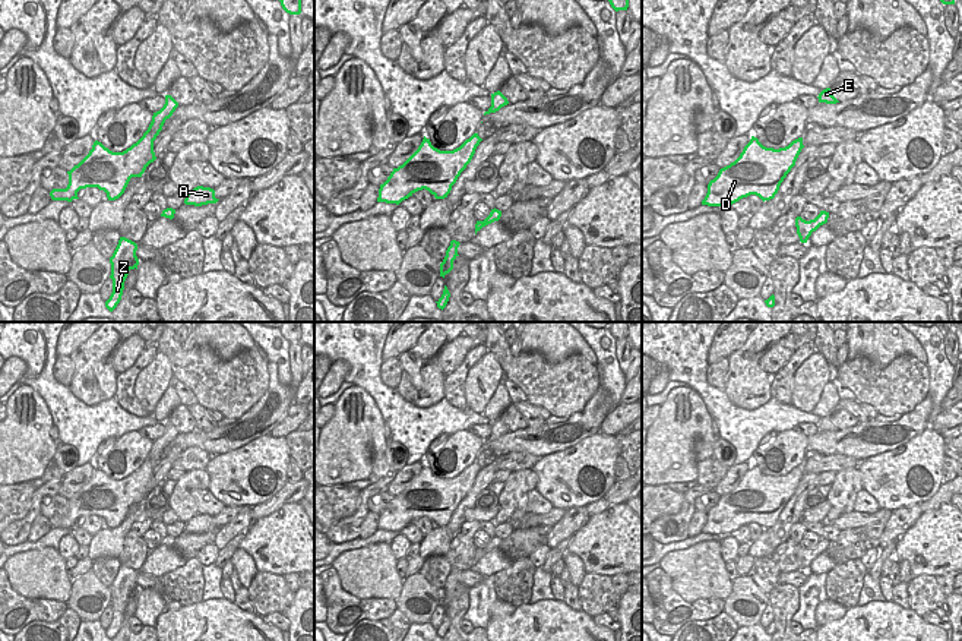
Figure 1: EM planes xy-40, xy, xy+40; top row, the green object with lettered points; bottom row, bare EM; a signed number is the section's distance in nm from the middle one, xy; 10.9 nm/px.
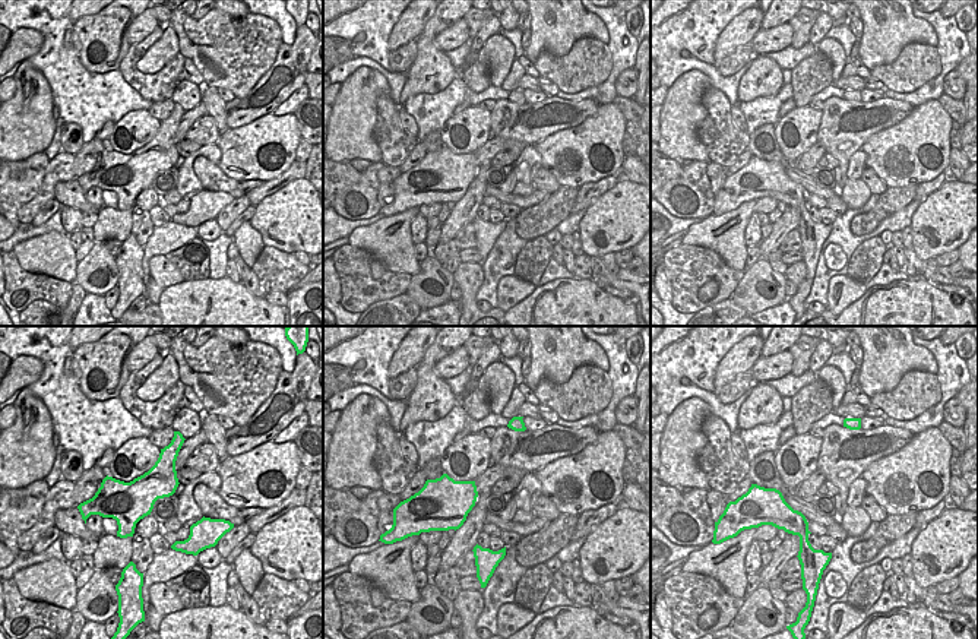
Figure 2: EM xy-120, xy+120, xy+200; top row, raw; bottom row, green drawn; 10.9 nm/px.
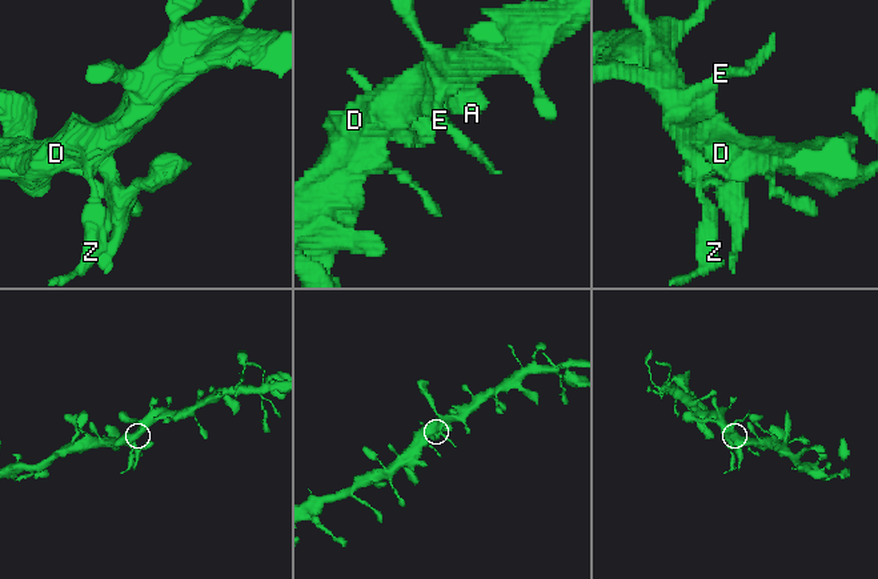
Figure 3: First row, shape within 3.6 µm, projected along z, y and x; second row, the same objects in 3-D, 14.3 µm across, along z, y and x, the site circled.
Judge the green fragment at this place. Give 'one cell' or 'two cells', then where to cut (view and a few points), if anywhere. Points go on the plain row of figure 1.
one cell; no cut

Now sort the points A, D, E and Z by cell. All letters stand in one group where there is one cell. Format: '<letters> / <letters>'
A D E Z

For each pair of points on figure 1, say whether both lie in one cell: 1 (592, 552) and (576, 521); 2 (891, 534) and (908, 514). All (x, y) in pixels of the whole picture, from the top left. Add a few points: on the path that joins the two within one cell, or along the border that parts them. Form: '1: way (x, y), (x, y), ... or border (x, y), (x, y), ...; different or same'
1: border (589, 517), (570, 536); different
2: way (894, 530), (905, 518); same

